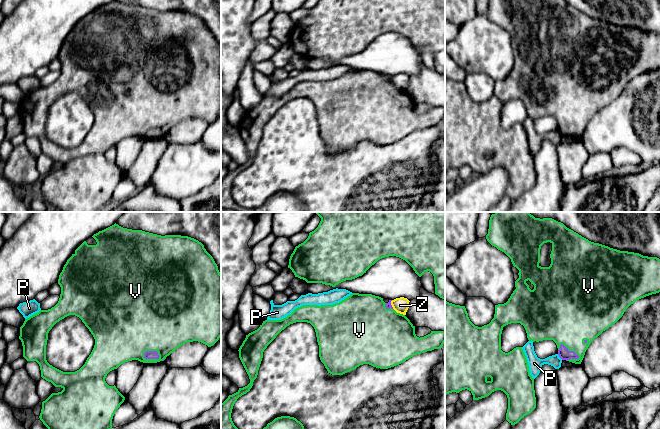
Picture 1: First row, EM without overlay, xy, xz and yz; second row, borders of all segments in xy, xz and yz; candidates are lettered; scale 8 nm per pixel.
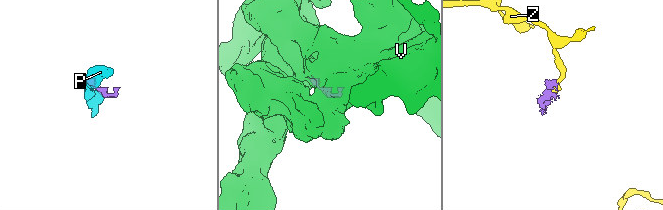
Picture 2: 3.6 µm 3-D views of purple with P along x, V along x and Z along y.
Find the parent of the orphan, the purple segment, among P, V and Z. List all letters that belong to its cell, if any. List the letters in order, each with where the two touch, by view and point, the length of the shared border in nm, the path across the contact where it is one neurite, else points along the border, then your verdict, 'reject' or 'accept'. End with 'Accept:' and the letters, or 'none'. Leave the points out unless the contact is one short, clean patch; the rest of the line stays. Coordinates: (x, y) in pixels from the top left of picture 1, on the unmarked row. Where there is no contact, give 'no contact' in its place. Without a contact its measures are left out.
P: yz (560, 133) | 60 nm | along yz (557, 130), (562, 135) | reject
V: xy (150, 134) | 140 nm | accept
Z: xz (391, 81) | 80 nm | along xz (391, 76), (391, 82), (394, 85) | reject
Accept: V

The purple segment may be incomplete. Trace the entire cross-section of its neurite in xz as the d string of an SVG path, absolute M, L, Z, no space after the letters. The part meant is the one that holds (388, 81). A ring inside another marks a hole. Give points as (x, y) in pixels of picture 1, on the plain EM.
M352 69L333 81L303 81L281 96L263 97L257 106L246 111L238 126L250 159L221 179L221 209L304 212L303 200L290 192L277 193L254 209L238 205L231 194L235 178L250 167L257 154L264 126L290 100L307 98L314 103L320 136L332 151L343 151L363 140L388 145L414 131L442 124L445 107L417 113L415 102L393 85L391 77L385 79L379 72Z

